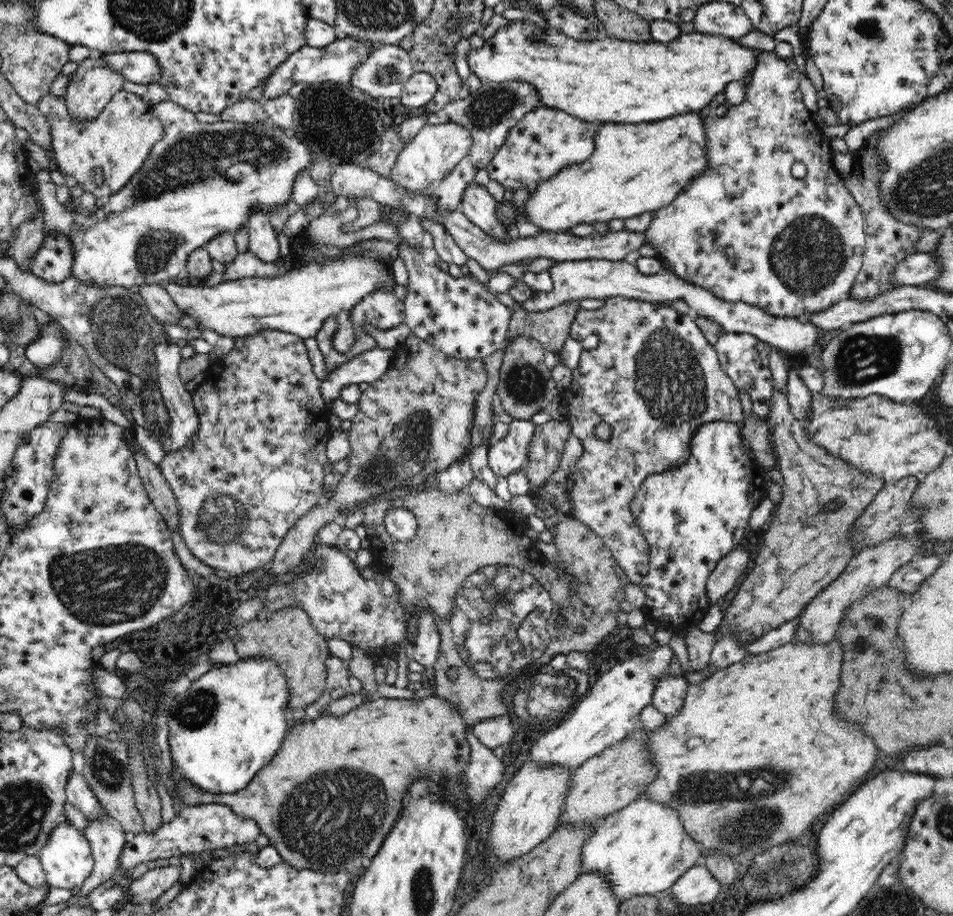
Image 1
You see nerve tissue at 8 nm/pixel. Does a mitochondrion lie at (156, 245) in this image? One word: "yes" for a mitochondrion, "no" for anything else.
yes

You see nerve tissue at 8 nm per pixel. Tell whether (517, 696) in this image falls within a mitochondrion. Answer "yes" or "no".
yes

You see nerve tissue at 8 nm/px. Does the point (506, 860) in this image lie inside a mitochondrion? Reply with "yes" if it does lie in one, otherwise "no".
no

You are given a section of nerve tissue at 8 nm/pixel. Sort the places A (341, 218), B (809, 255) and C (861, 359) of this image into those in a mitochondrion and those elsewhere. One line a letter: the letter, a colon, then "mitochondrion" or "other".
A: other
B: mitochondrion
C: mitochondrion

